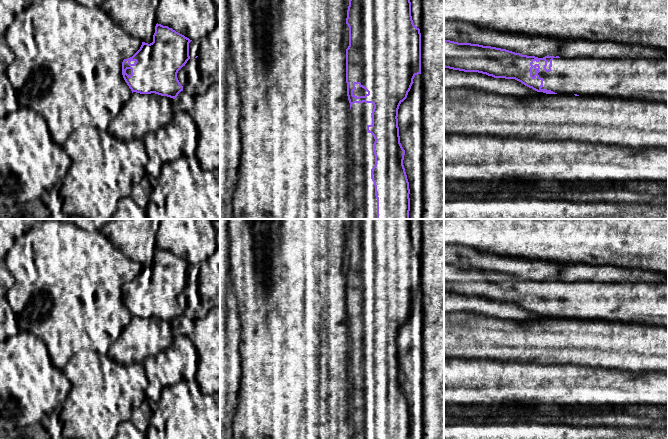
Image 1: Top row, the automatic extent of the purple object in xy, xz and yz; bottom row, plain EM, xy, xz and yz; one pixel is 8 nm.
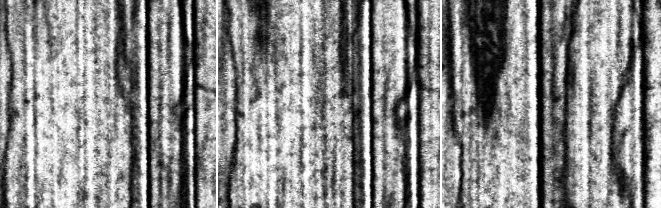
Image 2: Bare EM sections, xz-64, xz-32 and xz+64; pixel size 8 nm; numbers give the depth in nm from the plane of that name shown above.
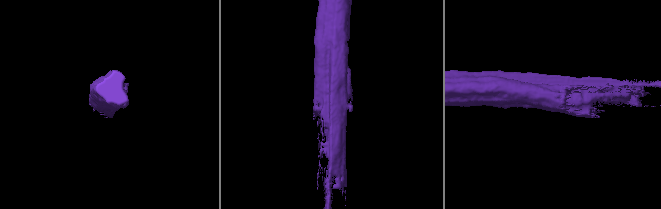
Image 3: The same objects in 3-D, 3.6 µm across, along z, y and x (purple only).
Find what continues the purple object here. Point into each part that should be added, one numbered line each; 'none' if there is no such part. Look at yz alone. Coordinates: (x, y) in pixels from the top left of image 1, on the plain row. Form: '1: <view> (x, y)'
1: yz (641, 303)

